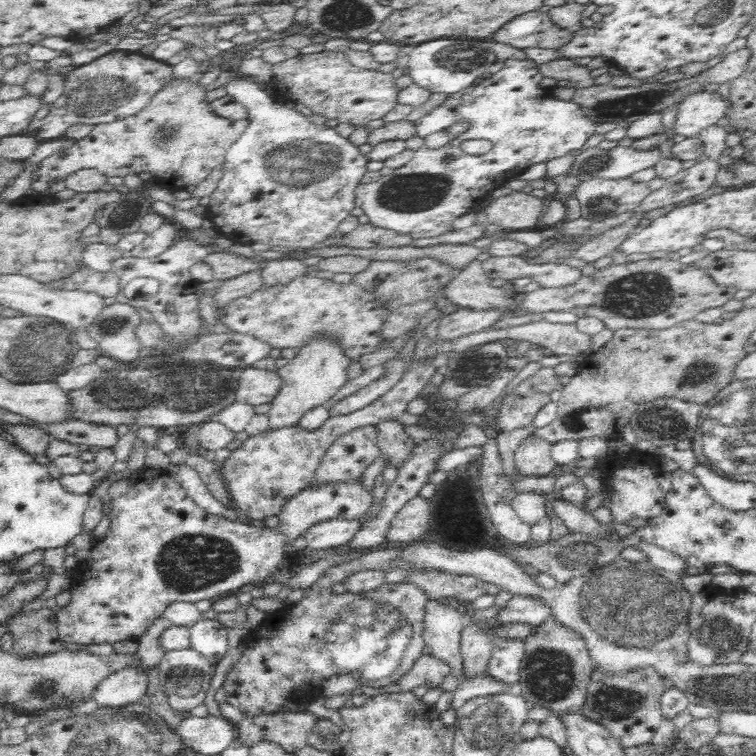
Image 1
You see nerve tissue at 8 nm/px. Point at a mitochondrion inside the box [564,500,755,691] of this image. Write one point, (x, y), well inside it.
(715, 637)

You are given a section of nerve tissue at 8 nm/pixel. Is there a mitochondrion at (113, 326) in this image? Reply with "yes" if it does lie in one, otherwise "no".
yes

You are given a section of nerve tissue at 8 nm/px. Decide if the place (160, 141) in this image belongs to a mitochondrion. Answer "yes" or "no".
yes

